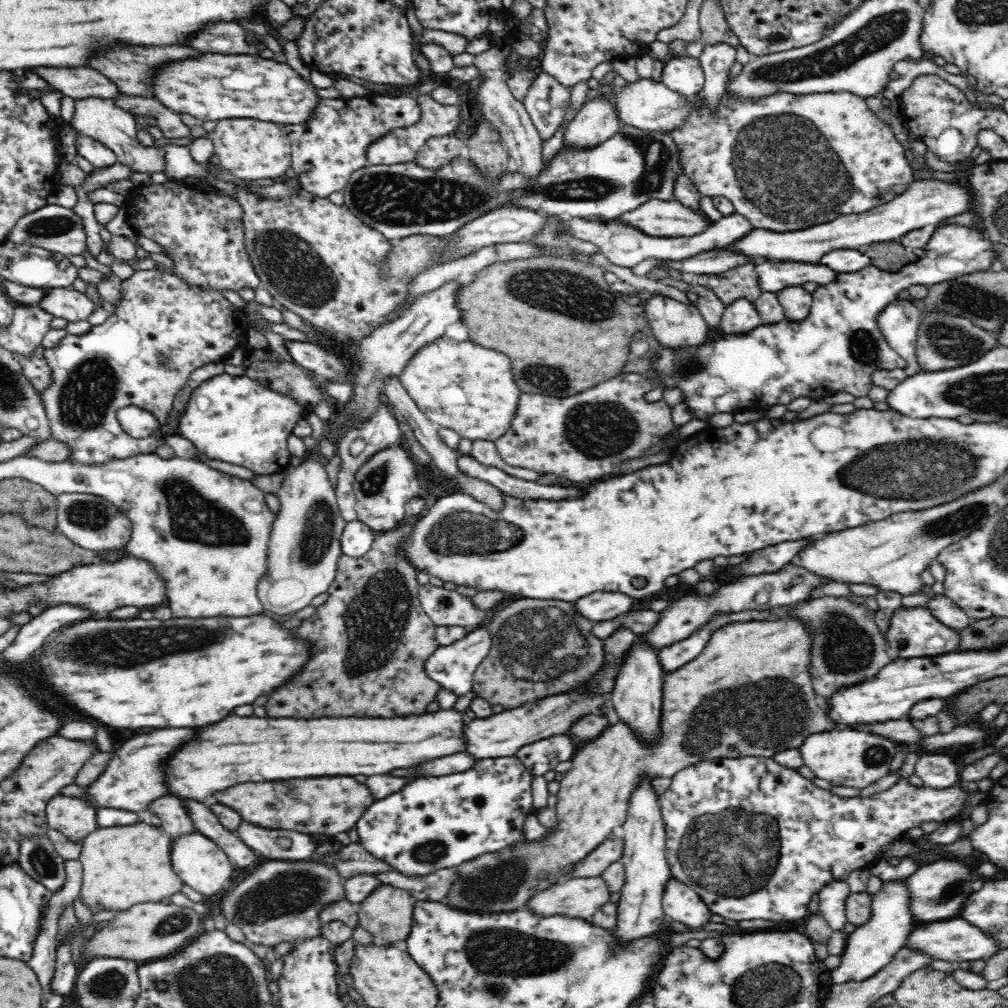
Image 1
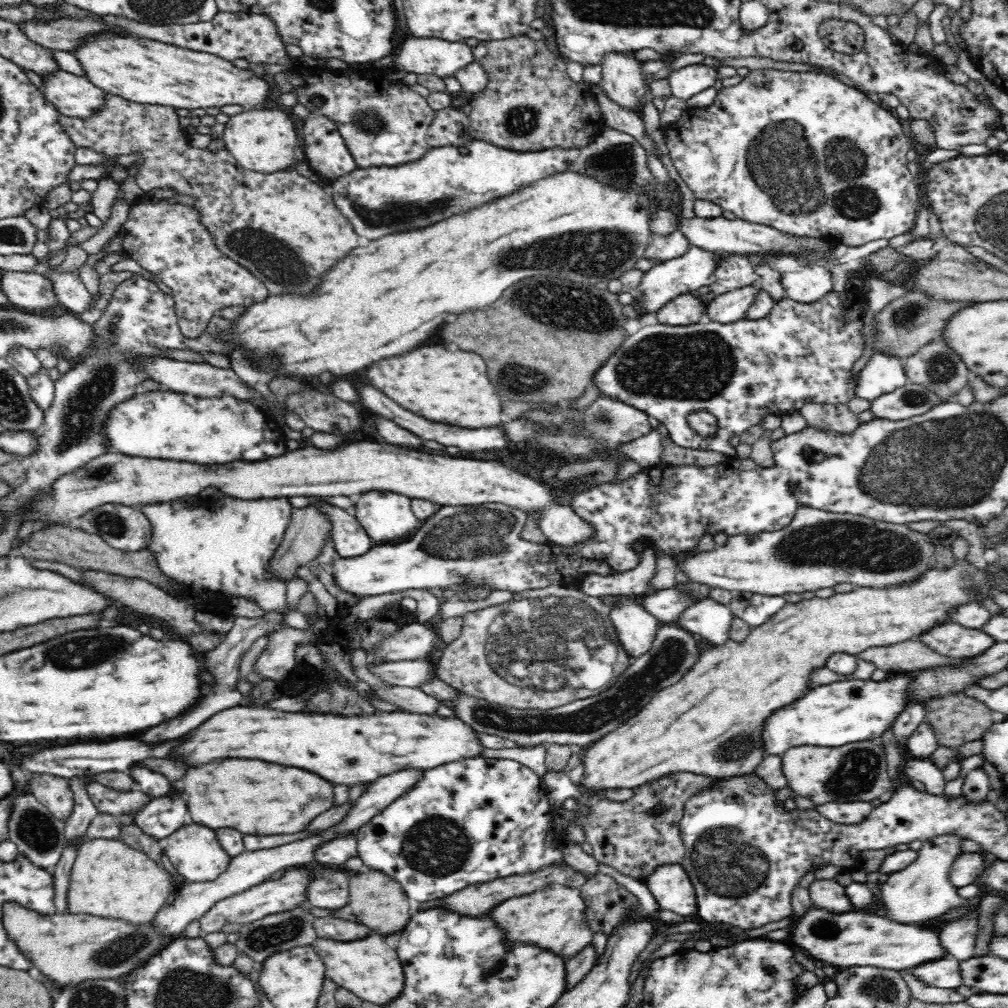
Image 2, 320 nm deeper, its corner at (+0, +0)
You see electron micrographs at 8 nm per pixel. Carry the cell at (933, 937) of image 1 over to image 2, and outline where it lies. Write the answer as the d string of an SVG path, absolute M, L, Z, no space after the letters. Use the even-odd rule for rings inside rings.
M813 906L804 916L793 917L790 926L790 940L796 944L795 950L802 950L811 959L833 967L875 966L902 971L944 957L938 933L911 924L890 922L872 913L854 910L836 913Z

